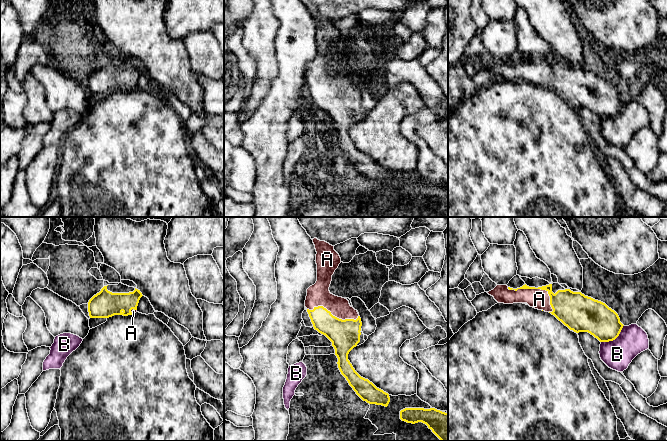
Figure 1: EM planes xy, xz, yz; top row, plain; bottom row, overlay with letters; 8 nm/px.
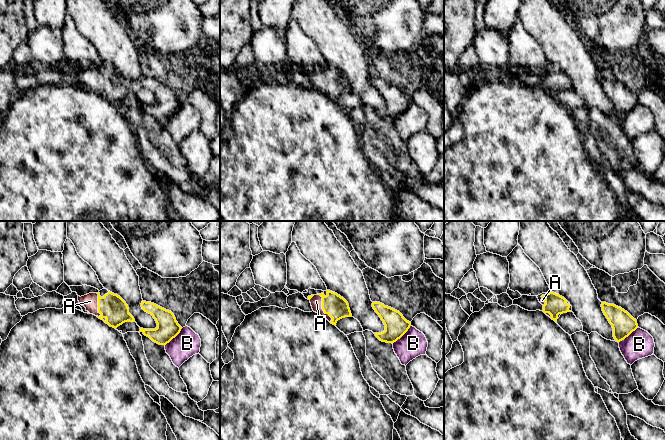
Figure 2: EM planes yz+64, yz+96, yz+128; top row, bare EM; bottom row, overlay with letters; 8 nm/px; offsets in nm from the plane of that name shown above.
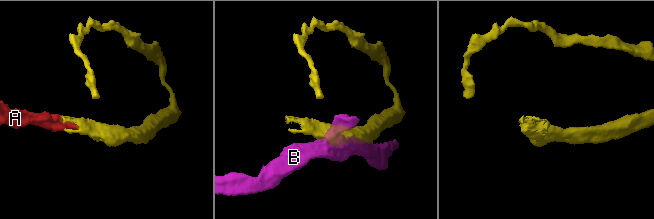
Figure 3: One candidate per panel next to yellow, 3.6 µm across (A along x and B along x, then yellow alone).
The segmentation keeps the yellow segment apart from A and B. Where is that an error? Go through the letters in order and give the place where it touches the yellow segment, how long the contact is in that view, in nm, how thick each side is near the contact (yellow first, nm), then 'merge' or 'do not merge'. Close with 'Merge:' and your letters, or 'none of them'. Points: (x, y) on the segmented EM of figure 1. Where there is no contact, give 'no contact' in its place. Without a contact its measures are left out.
A: yz (536, 288) | 420 nm | 200/160 nm | merge
B: yz (614, 339) | 240 nm | 280/240 nm | do not merge
Merge: A

